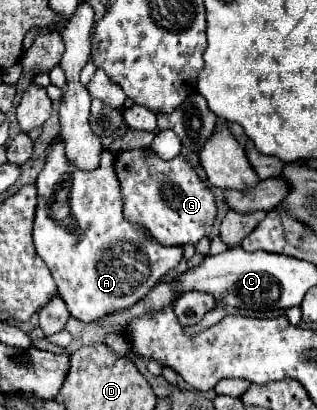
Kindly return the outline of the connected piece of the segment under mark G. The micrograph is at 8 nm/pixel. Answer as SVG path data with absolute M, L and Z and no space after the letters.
M151 148L123 150L115 156L115 174L121 184L125 220L147 228L159 244L197 244L203 236L209 236L217 216L215 194L197 176L185 156L163 160Z

